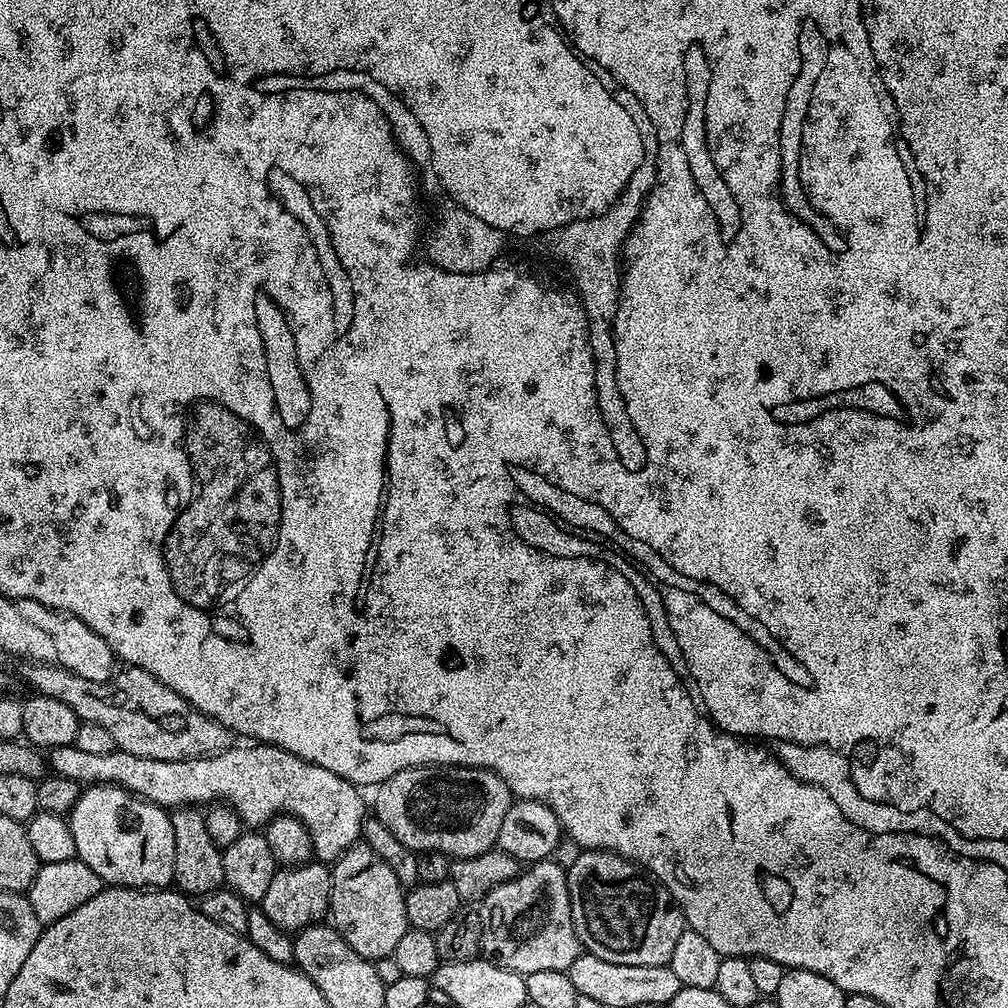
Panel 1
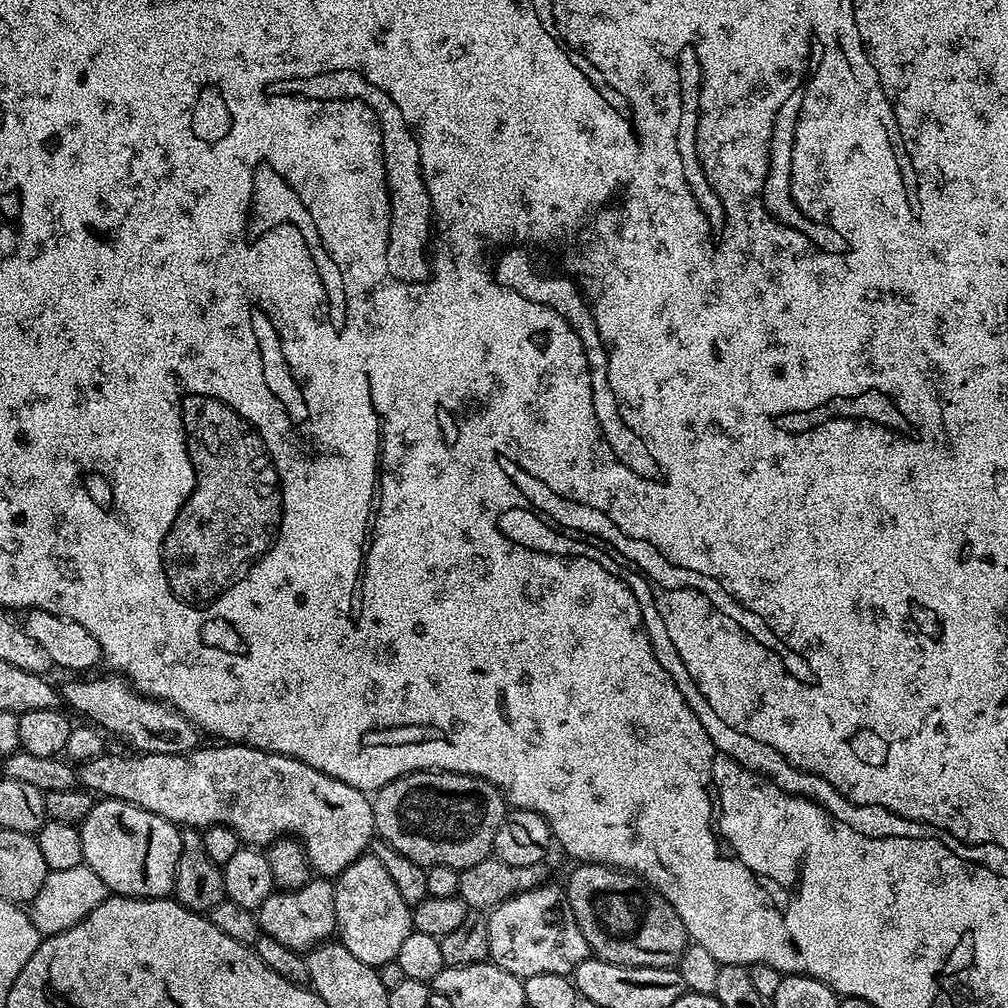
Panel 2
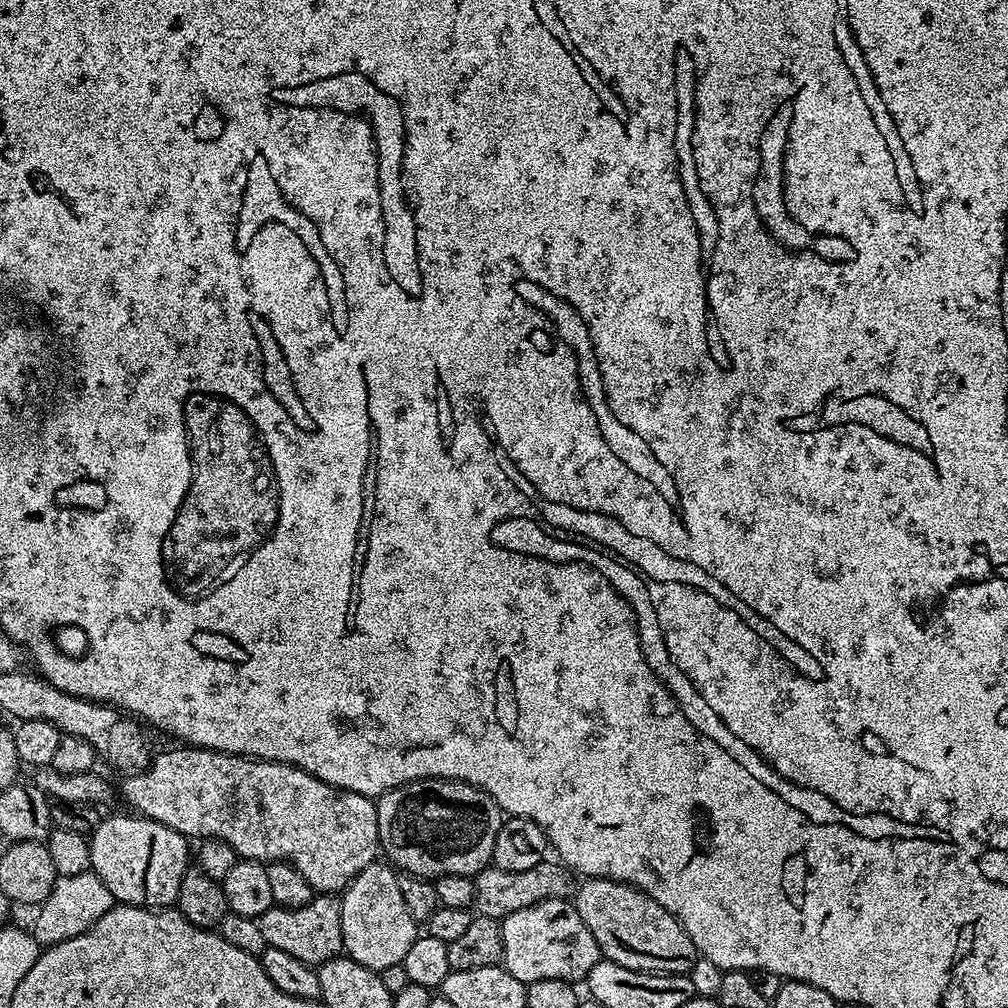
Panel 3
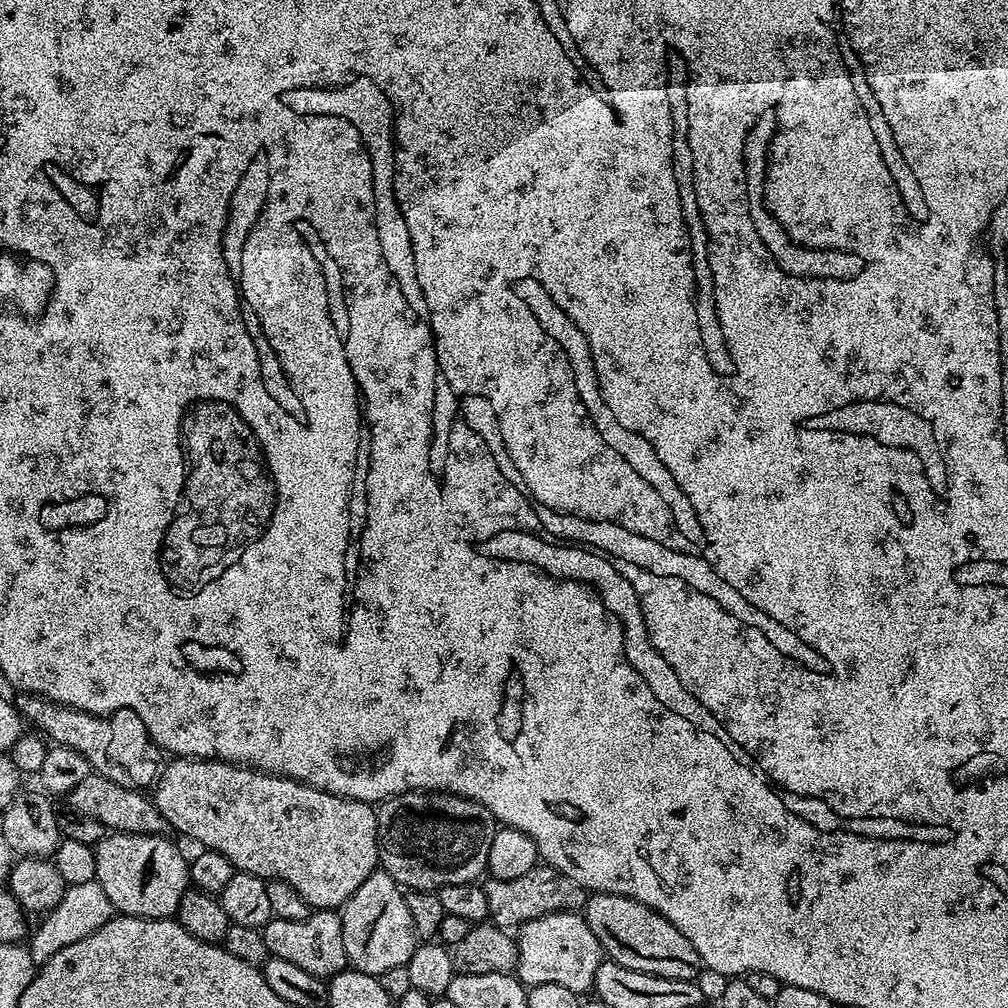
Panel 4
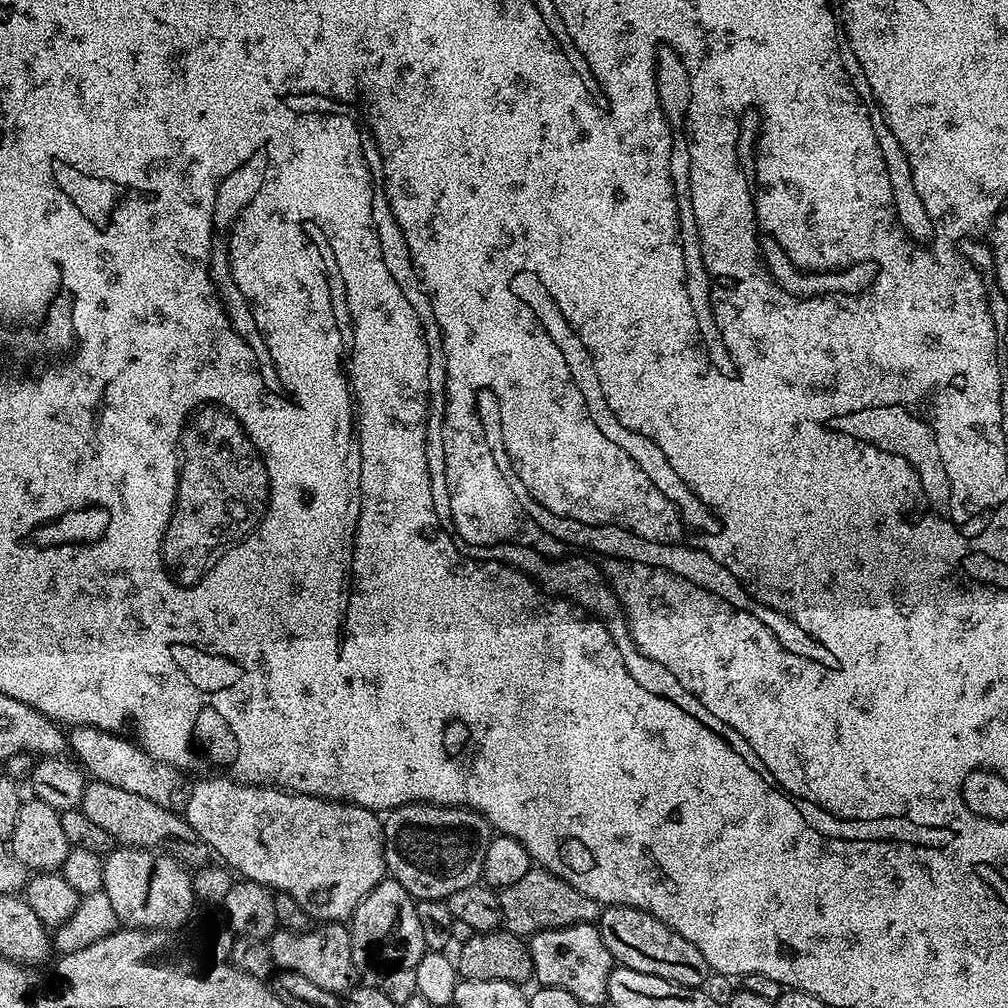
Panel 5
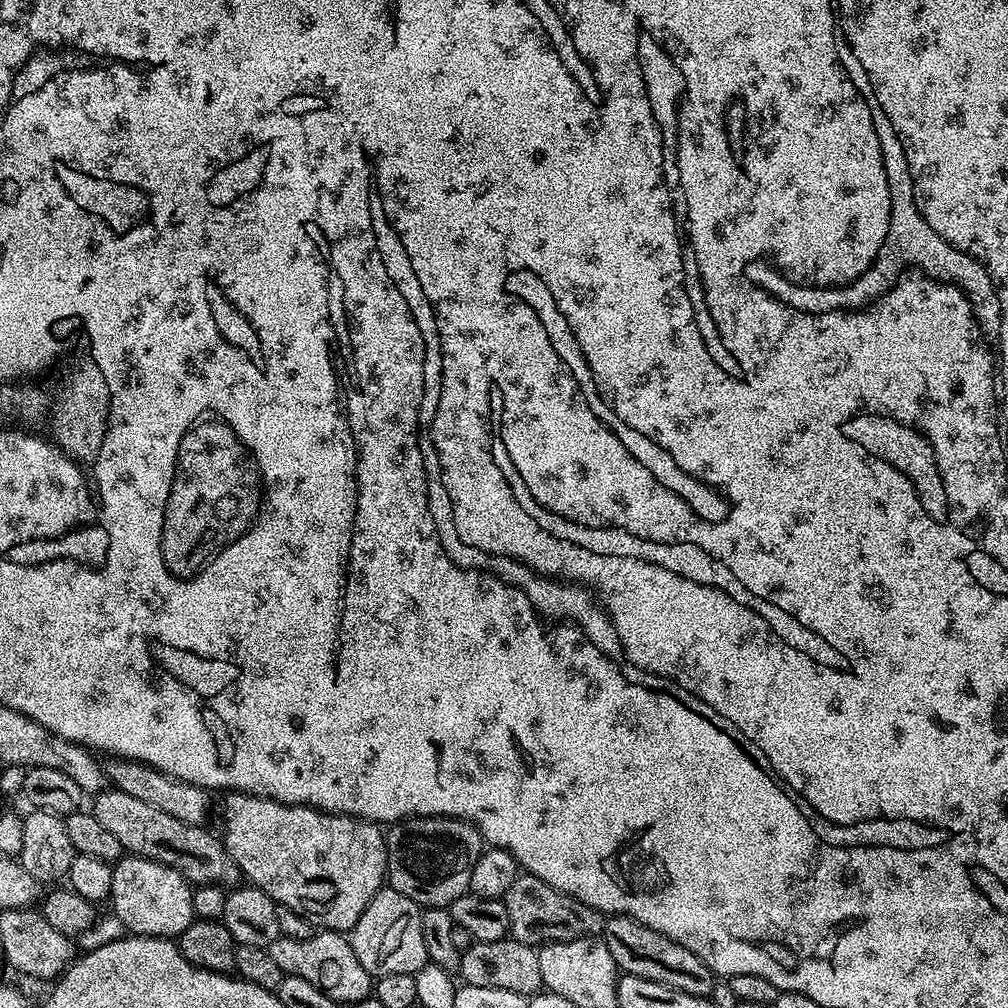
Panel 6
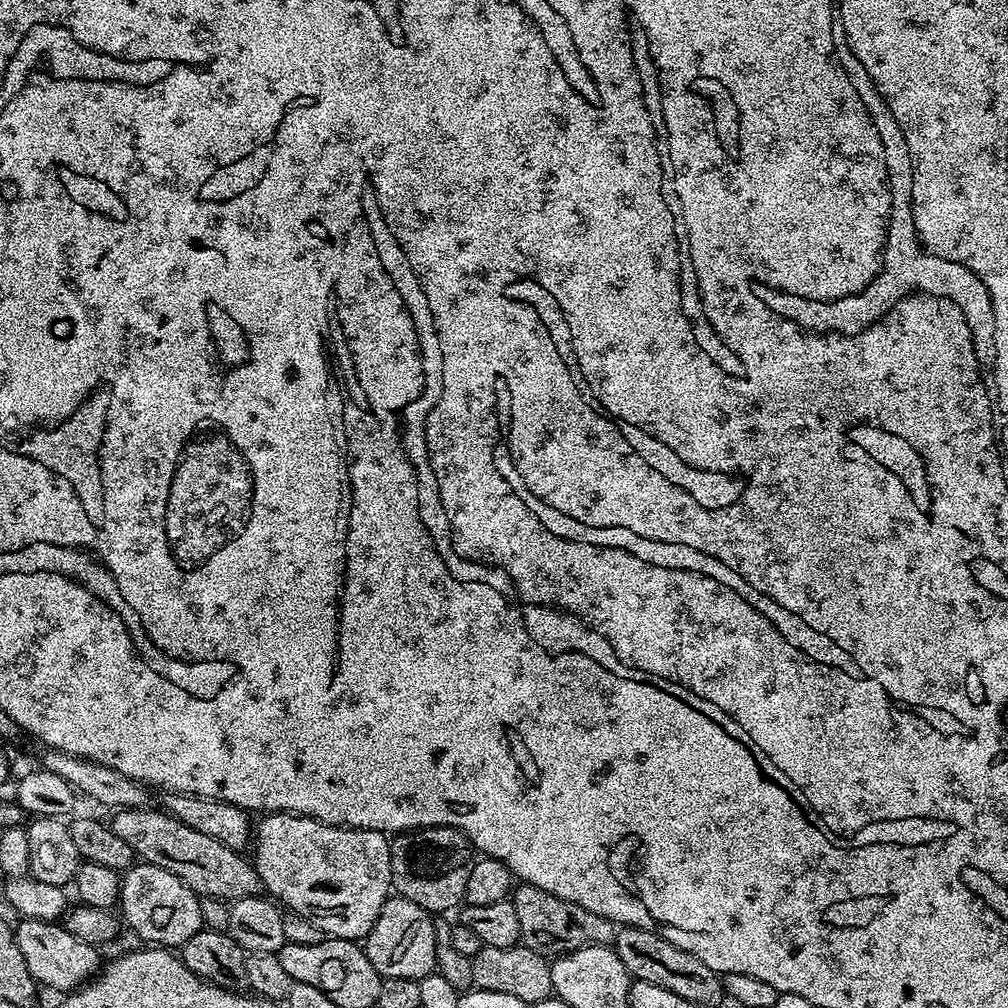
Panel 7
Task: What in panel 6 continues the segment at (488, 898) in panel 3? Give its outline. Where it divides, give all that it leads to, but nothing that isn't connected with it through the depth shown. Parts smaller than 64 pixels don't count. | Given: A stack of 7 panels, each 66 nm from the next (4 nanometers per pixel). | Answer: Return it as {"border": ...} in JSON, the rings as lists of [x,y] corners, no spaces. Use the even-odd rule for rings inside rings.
{"border":[[[527,874],[517,876],[514,886],[506,890],[502,899],[506,906],[506,914],[510,914],[508,930],[511,939],[523,944],[543,946],[583,936],[599,937],[604,931],[605,913],[570,898],[570,894],[554,890],[554,886],[546,886],[546,882],[542,882],[542,878],[537,876]]]}

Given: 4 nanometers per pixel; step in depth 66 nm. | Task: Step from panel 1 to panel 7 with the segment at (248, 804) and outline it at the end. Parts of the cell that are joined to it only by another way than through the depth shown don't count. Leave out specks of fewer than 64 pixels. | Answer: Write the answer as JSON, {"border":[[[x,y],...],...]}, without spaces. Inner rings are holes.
{"border":[[[269,812],[261,815],[255,825],[255,848],[254,865],[261,876],[263,891],[288,912],[297,912],[302,918],[314,922],[314,926],[318,926],[325,937],[334,940],[360,942],[367,938],[382,906],[393,891],[390,870],[392,846],[389,837],[383,832],[339,828],[309,816],[295,816],[293,812]]]}

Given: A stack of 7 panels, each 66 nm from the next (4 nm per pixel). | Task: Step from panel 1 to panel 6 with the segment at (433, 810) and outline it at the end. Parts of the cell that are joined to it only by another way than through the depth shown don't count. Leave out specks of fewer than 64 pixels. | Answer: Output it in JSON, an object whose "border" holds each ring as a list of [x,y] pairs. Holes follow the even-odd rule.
{"border":[[[410,816],[396,821],[387,829],[388,842],[388,875],[387,883],[394,890],[406,894],[421,909],[448,908],[459,896],[470,889],[470,874],[474,874],[474,866],[484,852],[486,841],[475,828],[465,820],[455,820],[449,816]]]}

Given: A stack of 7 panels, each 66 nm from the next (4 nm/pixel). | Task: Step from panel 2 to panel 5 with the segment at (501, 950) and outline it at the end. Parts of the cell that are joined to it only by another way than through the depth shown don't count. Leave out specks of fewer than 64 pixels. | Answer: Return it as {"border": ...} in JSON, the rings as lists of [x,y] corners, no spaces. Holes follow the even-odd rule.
{"border":[[[575,924],[535,932],[527,941],[527,946],[537,985],[570,990],[570,994],[574,994],[582,1006],[603,1005],[607,1001],[614,961],[610,950],[606,950],[606,942],[602,942],[602,934],[596,924]]]}

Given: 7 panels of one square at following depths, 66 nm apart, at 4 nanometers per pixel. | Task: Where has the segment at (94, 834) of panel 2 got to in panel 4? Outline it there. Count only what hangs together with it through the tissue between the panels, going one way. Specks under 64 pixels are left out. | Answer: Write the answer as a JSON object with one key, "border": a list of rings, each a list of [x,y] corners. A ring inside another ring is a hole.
{"border":[[[113,831],[105,835],[97,845],[96,878],[106,890],[106,898],[110,898],[113,909],[125,916],[141,916],[151,920],[166,920],[175,917],[178,906],[182,902],[182,894],[190,887],[188,879],[189,857],[180,853],[180,848],[167,835],[148,835],[146,833],[126,833]]]}

